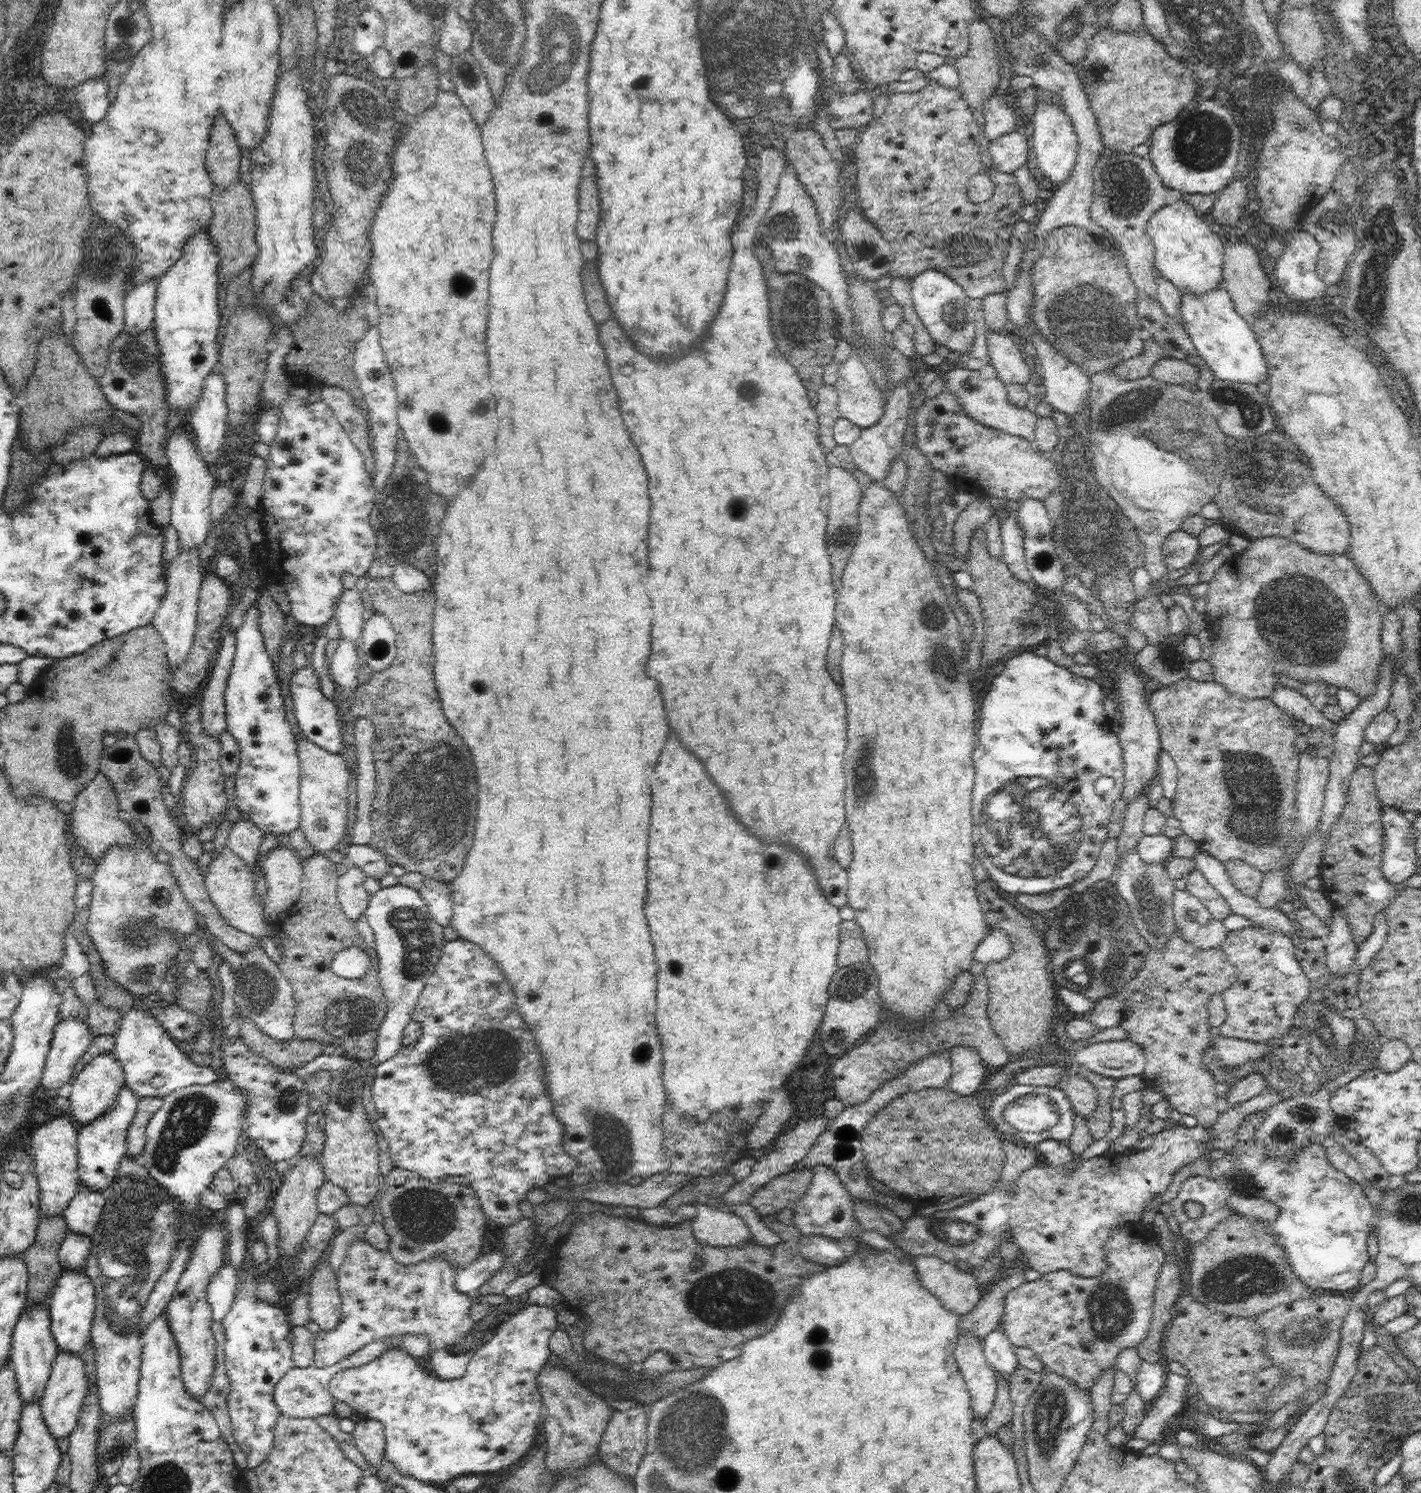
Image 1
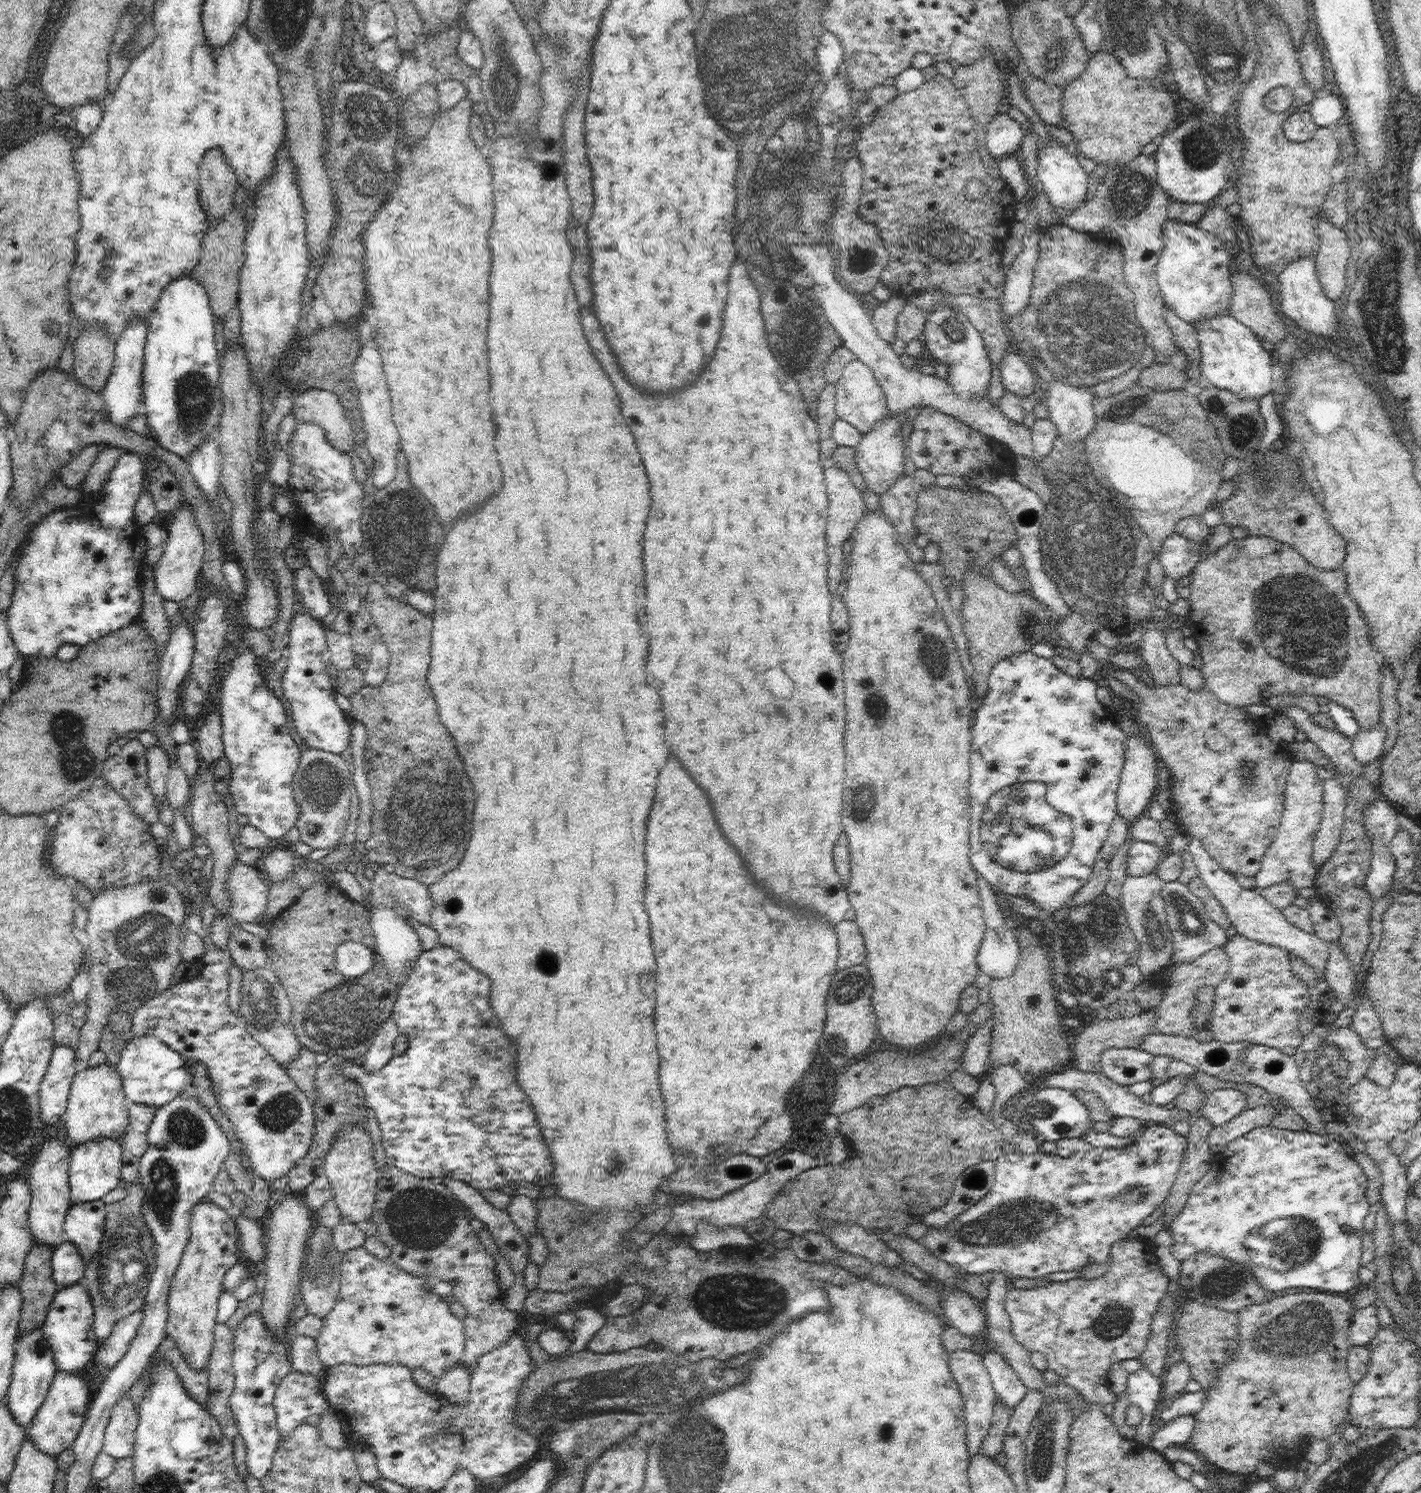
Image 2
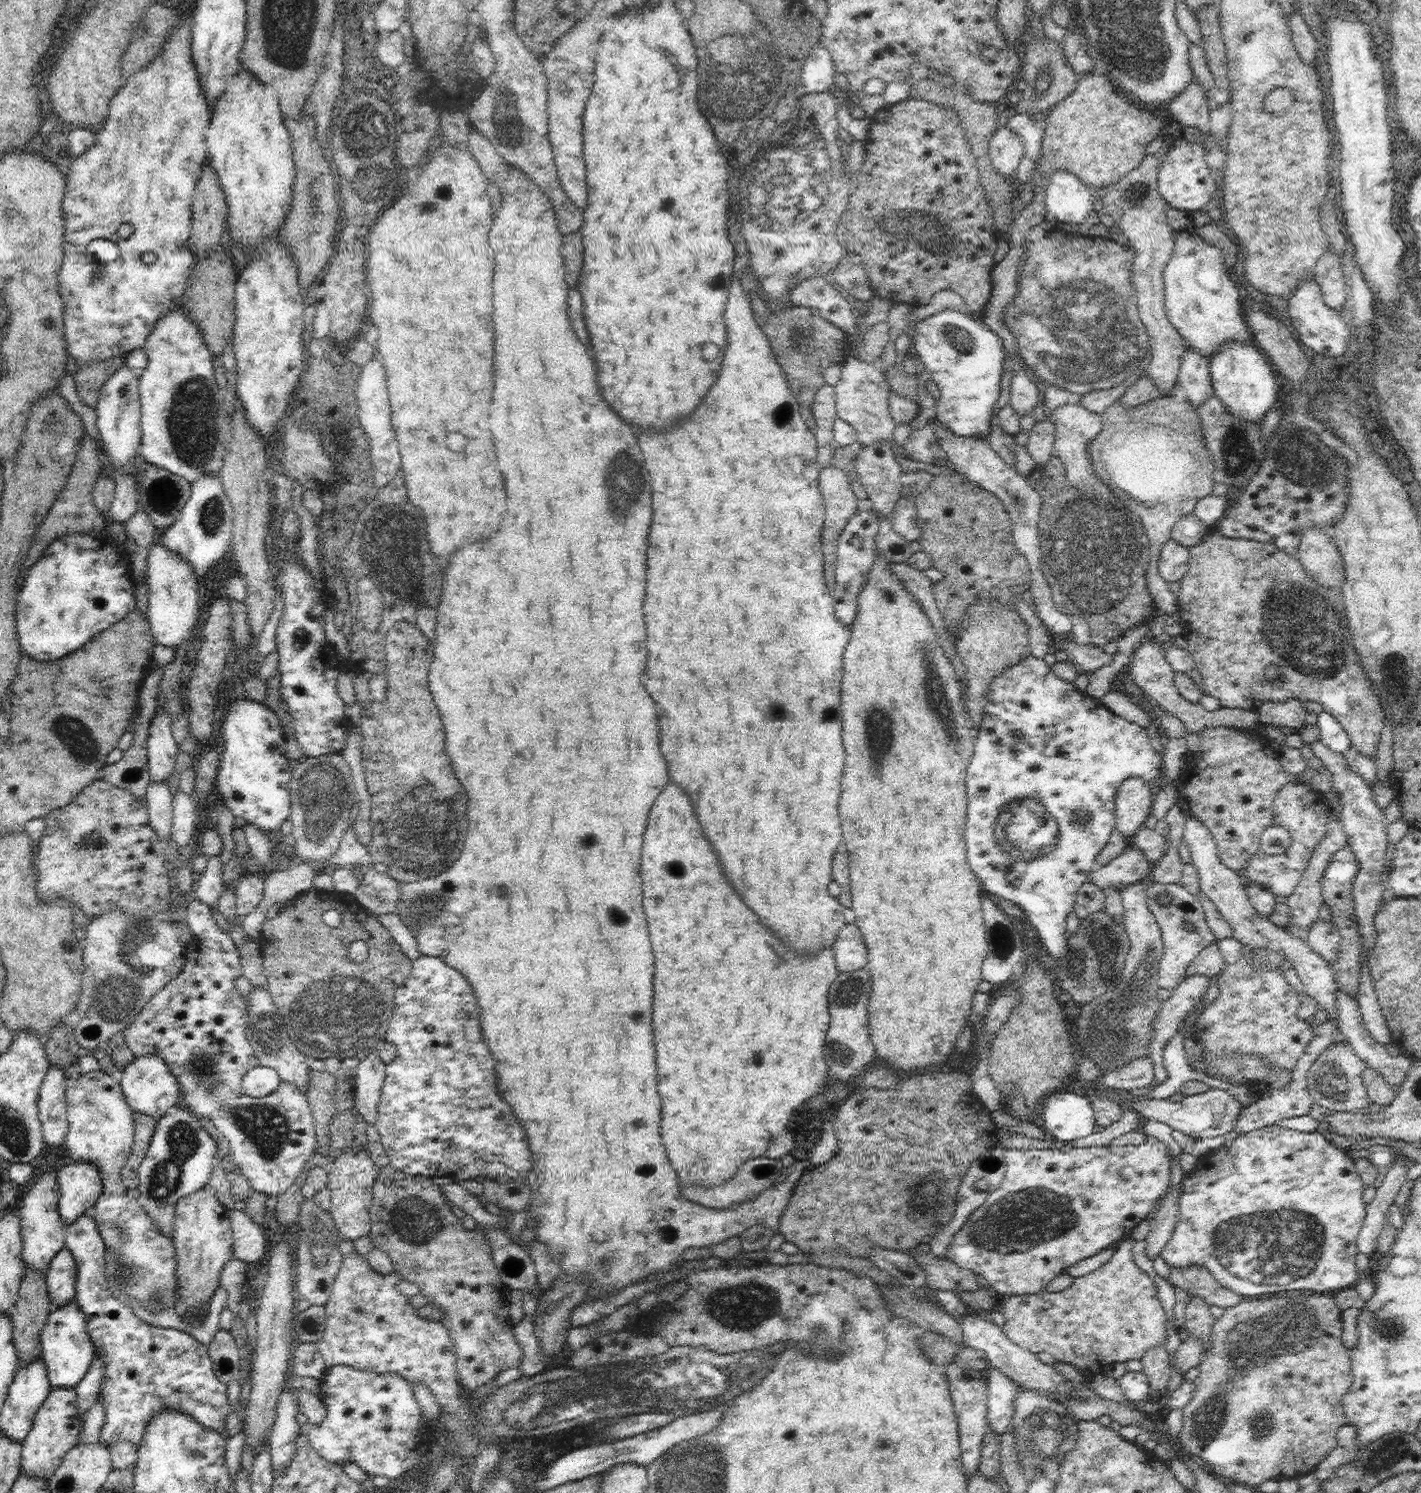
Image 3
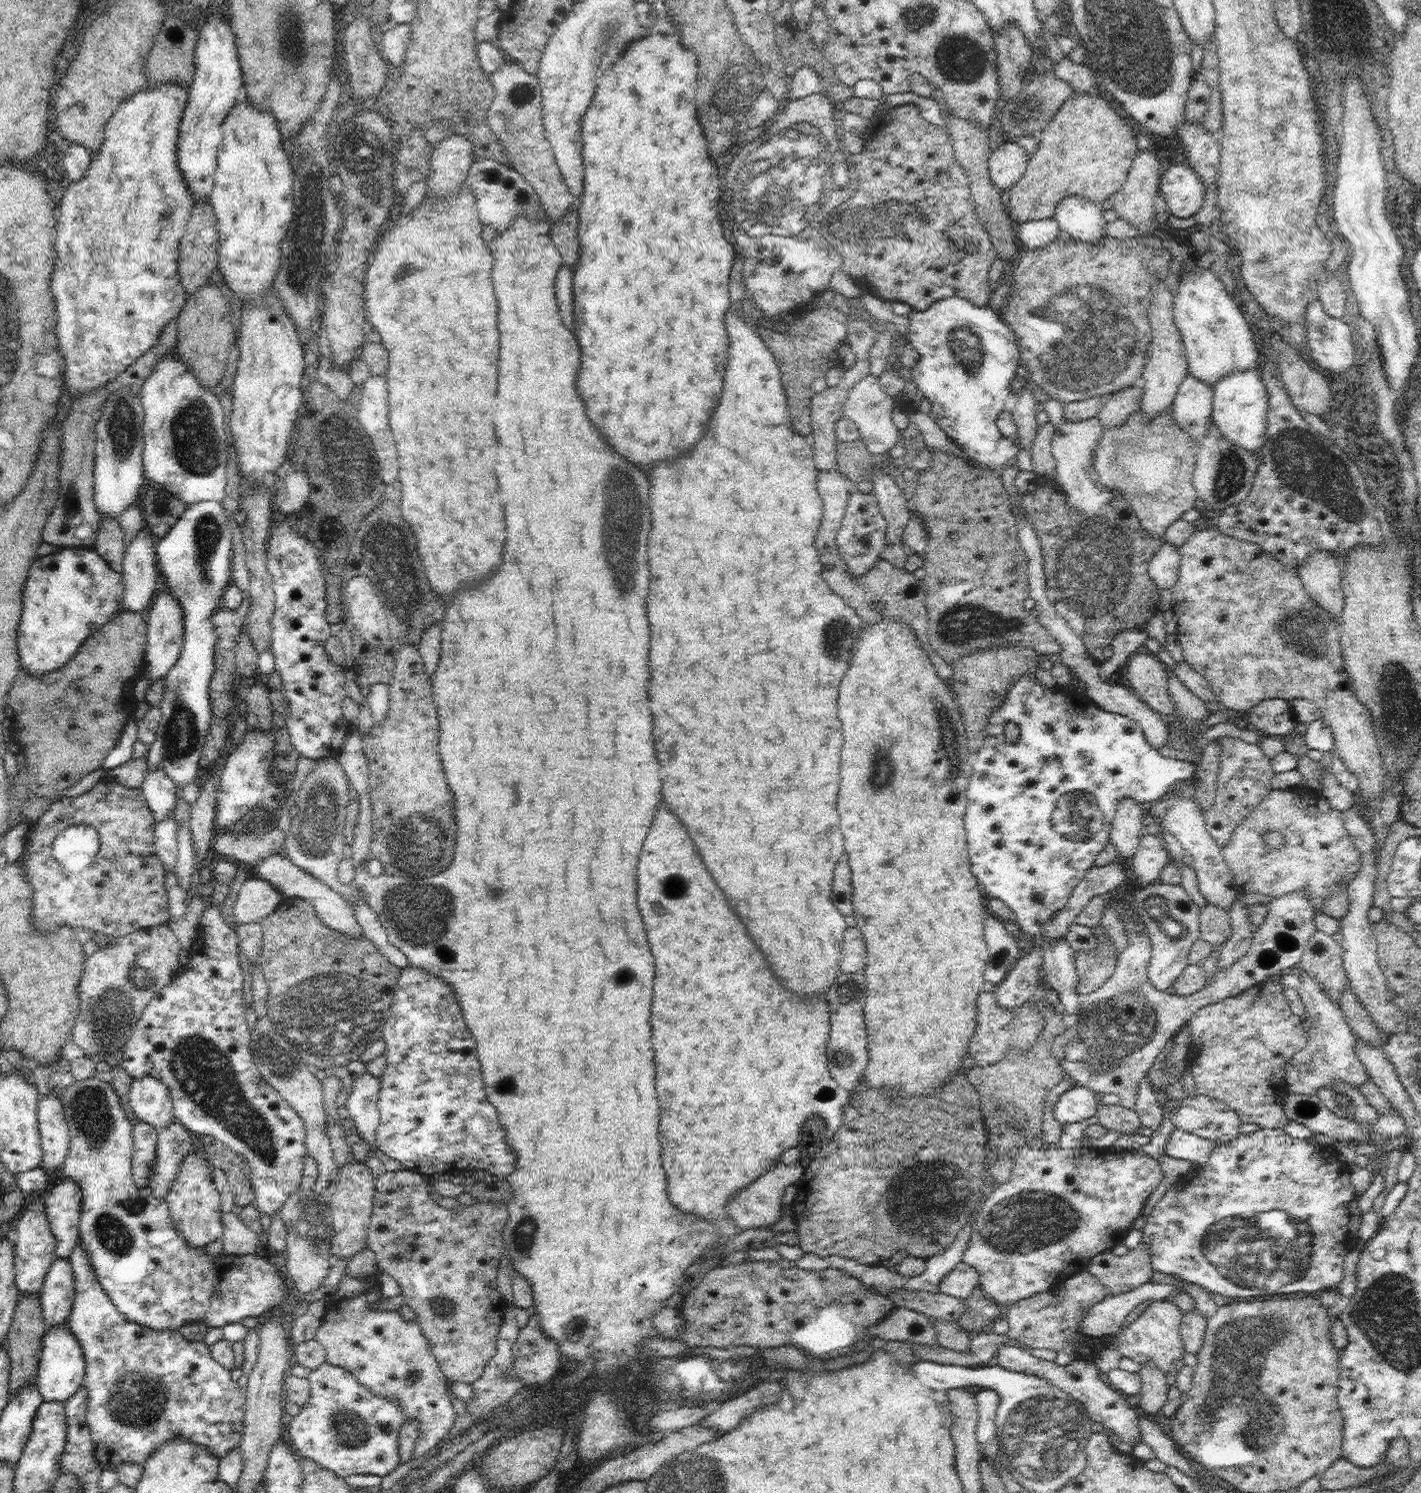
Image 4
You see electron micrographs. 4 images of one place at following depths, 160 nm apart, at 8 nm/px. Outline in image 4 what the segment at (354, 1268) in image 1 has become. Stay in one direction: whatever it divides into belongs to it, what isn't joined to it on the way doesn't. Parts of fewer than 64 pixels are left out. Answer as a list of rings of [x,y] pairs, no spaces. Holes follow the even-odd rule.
[[[345,1272],[335,1291],[327,1297],[327,1313],[317,1330],[315,1339],[325,1348],[327,1363],[349,1370],[374,1394],[395,1398],[405,1420],[411,1418],[417,1420],[420,1436],[416,1440],[413,1452],[413,1458],[416,1459],[428,1455],[428,1450],[434,1449],[452,1430],[455,1421],[454,1396],[450,1381],[442,1374],[438,1361],[432,1354],[430,1343],[422,1332],[422,1327],[415,1320],[405,1320],[396,1310],[373,1308],[384,1299],[380,1285],[374,1281],[374,1277],[358,1278]]]

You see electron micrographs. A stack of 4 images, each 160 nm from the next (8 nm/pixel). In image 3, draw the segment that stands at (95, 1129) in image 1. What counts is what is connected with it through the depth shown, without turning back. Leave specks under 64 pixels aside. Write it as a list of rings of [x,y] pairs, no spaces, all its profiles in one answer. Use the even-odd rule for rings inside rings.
[[[87,1160],[74,1161],[57,1172],[57,1183],[60,1198],[58,1212],[65,1224],[74,1224],[78,1217],[83,1214],[92,1213],[94,1203],[102,1194],[102,1179],[99,1168]]]

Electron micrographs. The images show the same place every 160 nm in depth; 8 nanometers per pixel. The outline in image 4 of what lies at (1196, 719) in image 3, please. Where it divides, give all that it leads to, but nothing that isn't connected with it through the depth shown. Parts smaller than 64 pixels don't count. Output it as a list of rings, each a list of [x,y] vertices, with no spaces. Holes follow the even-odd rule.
[[[1134,653],[1126,662],[1131,690],[1162,716],[1175,716],[1175,706],[1167,687],[1170,675],[1168,667],[1154,654]]]

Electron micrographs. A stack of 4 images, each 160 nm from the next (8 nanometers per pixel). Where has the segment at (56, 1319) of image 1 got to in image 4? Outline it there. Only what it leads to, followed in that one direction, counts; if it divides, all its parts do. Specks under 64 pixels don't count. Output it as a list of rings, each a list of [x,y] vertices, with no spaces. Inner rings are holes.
[[[59,1324],[48,1327],[43,1338],[43,1349],[40,1355],[39,1369],[37,1372],[37,1387],[42,1395],[43,1402],[66,1402],[72,1398],[78,1389],[83,1386],[85,1375],[85,1360],[78,1339],[69,1329],[69,1325]]]

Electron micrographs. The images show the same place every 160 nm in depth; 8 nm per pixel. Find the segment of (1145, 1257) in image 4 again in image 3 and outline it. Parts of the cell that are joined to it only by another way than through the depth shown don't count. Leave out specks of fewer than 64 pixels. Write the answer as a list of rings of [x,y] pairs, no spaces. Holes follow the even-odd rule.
[[[1180,1182],[1168,1191],[1162,1204],[1158,1205],[1154,1218],[1150,1221],[1149,1232],[1145,1240],[1147,1256],[1152,1261],[1168,1244],[1174,1227],[1177,1225],[1181,1188],[1182,1183]]]

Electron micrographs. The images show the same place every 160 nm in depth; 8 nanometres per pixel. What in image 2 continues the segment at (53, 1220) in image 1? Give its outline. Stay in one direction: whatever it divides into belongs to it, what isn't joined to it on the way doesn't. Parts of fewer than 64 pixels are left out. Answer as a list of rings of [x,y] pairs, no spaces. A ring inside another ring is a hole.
[[[34,1243],[25,1258],[22,1278],[18,1282],[22,1295],[18,1336],[42,1328],[46,1320],[49,1306],[58,1290],[51,1265],[53,1250],[48,1245]]]

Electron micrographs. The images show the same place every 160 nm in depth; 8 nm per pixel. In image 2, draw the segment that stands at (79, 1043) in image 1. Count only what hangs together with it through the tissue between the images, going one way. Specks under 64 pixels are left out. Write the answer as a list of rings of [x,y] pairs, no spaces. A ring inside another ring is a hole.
[[[61,1044],[53,1048],[47,1072],[39,1086],[39,1115],[46,1124],[64,1120],[76,1060],[73,1048]]]

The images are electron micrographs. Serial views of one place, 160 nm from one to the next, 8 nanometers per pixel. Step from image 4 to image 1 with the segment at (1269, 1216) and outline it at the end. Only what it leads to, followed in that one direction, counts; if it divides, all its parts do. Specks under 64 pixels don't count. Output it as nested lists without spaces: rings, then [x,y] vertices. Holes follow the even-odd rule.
[[[1237,1140],[1229,1154],[1237,1157],[1235,1167],[1229,1175],[1214,1177],[1214,1179],[1200,1175],[1184,1177],[1181,1189],[1170,1202],[1174,1218],[1176,1218],[1180,1227],[1180,1235],[1184,1236],[1186,1240],[1190,1240],[1193,1246],[1202,1243],[1221,1222],[1238,1213],[1227,1203],[1227,1200],[1233,1194],[1261,1194],[1271,1200],[1279,1210],[1277,1219],[1269,1223],[1269,1232],[1275,1240],[1278,1240],[1278,1245],[1284,1247],[1285,1256],[1287,1256],[1290,1266],[1301,1278],[1301,1281],[1312,1290],[1318,1288],[1334,1291],[1356,1289],[1359,1286],[1363,1268],[1369,1261],[1367,1240],[1370,1230],[1376,1225],[1376,1212],[1372,1208],[1370,1200],[1366,1197],[1362,1186],[1342,1171],[1334,1169],[1332,1163],[1326,1158],[1324,1144],[1317,1142],[1307,1144],[1289,1161],[1285,1161],[1280,1157],[1275,1159],[1267,1157],[1267,1146],[1260,1141]],[[1190,1200],[1198,1202],[1202,1206],[1200,1217],[1190,1218],[1186,1215],[1184,1204]]]

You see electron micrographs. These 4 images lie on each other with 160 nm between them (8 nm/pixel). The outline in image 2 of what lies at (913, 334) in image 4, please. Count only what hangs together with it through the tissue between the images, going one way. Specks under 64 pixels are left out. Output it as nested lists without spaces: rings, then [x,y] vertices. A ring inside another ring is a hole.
[[[929,288],[917,296],[910,296],[906,301],[920,305],[927,312],[921,339],[938,363],[949,366],[947,381],[953,386],[954,392],[967,394],[970,398],[983,398],[989,392],[993,367],[988,351],[982,335],[969,318],[951,304],[945,304],[947,296],[941,288]]]

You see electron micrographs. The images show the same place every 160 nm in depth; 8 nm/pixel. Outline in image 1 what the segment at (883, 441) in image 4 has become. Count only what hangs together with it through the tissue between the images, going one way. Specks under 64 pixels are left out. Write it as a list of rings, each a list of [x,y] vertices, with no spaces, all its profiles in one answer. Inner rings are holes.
[[[853,353],[841,364],[839,377],[834,385],[839,396],[837,407],[842,417],[862,429],[880,420],[889,392],[883,393],[879,389],[870,369],[858,354]]]

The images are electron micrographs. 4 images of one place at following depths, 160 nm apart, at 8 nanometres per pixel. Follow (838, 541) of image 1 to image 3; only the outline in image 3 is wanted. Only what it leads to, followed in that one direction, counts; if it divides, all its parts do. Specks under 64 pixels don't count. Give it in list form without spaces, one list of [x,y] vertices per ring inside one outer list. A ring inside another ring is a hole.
[[[833,466],[819,470],[819,488],[824,497],[825,519],[822,530],[824,576],[828,588],[835,588],[835,560],[838,539],[851,516],[858,512],[858,497],[854,483],[840,468]]]

